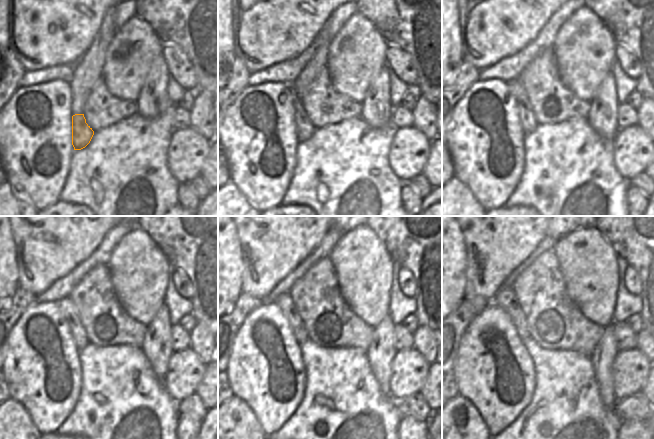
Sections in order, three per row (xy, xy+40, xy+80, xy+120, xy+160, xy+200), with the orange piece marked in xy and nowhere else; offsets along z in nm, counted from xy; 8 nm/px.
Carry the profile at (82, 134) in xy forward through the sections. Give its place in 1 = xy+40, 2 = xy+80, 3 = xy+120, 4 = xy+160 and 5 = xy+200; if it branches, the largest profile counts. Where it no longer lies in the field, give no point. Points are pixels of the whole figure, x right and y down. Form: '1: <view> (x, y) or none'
1: xy+40 (304, 128)
2: xy+80 (528, 121)
3: xy+120 (66, 305)
4: xy+160 (285, 302)
5: xy+200 (505, 297)

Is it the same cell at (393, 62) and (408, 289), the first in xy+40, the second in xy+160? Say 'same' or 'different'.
same

